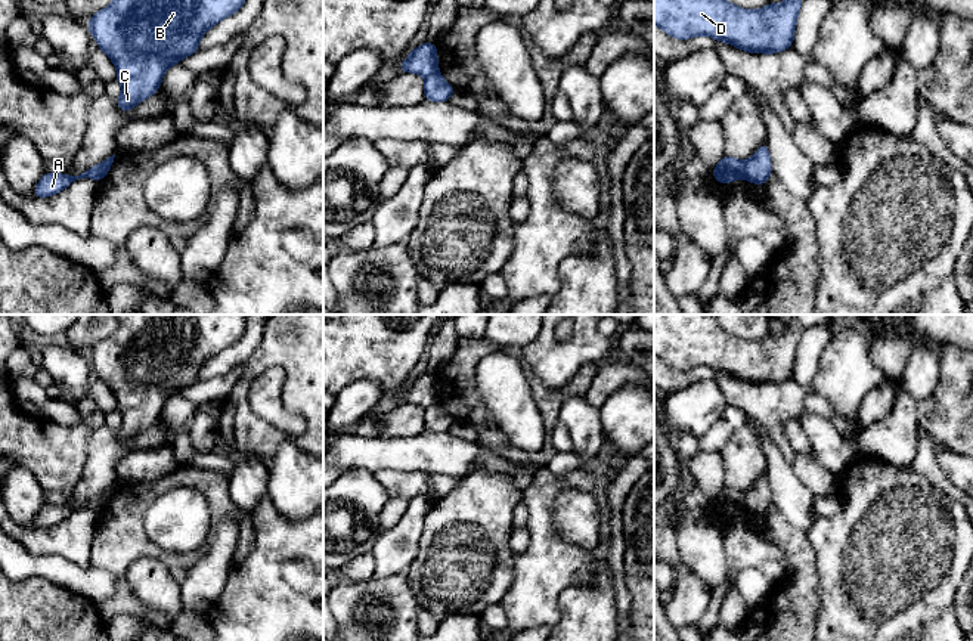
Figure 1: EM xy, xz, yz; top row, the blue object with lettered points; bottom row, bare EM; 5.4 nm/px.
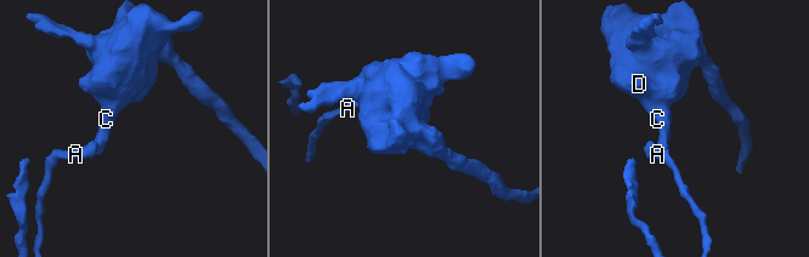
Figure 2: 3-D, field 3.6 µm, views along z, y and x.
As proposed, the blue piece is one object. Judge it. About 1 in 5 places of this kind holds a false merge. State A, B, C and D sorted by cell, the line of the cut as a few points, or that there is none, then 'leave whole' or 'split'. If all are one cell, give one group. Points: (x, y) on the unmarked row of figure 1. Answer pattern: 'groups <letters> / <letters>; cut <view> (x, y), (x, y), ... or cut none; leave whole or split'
groups A / B C D; cut yz (743, 494), (746, 508); split

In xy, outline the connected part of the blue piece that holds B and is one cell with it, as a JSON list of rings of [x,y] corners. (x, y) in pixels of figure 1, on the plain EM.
[[[114,315],[117,329],[96,343],[87,357],[99,380],[115,394],[123,417],[118,439],[128,443],[155,425],[165,402],[199,381],[201,368],[247,331],[248,315]]]

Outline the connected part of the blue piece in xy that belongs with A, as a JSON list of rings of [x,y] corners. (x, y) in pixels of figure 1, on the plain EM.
[[[99,493],[94,498],[89,499],[87,502],[81,504],[80,507],[69,507],[68,504],[65,505],[44,504],[38,515],[35,517],[32,526],[35,529],[52,527],[68,518],[72,513],[84,508],[100,513],[103,510],[102,496],[103,495]]]

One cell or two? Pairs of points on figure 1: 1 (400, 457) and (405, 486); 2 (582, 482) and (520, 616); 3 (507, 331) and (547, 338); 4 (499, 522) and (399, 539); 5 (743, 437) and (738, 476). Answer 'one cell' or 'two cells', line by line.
1: two cells
2: one cell
3: two cells
4: two cells
5: one cell

